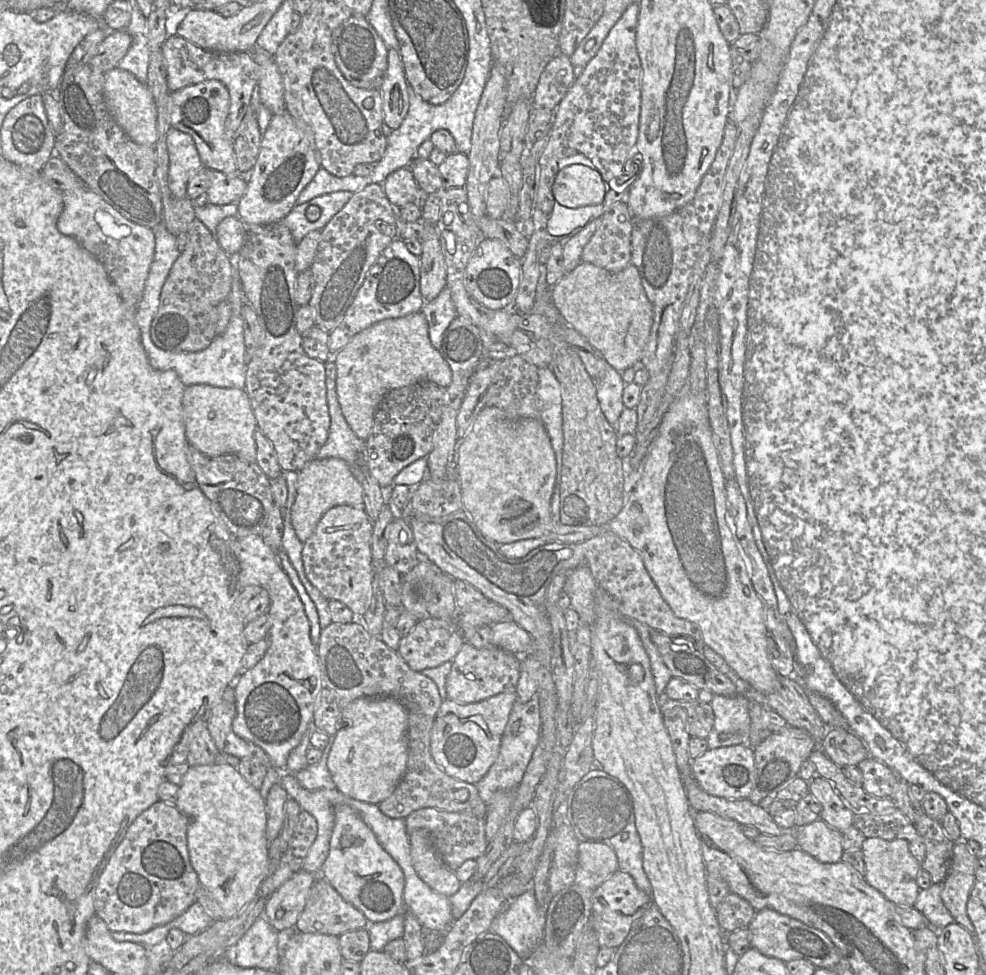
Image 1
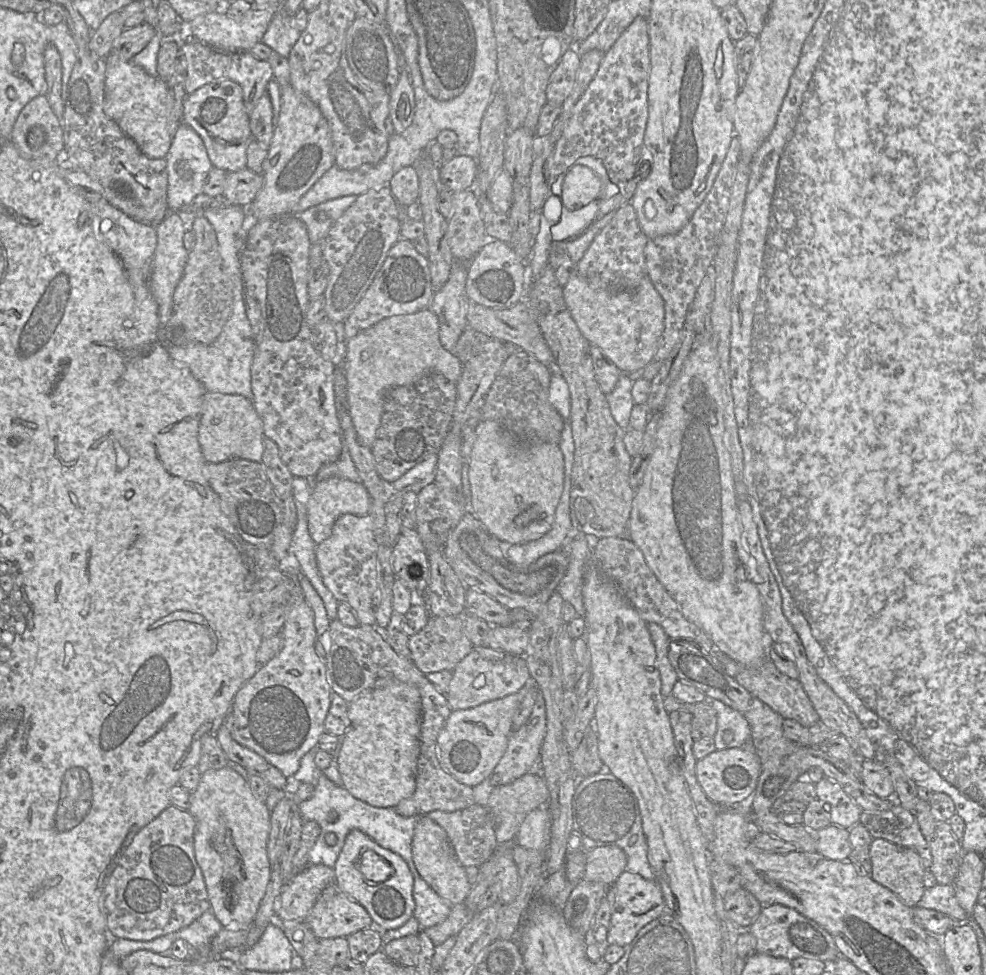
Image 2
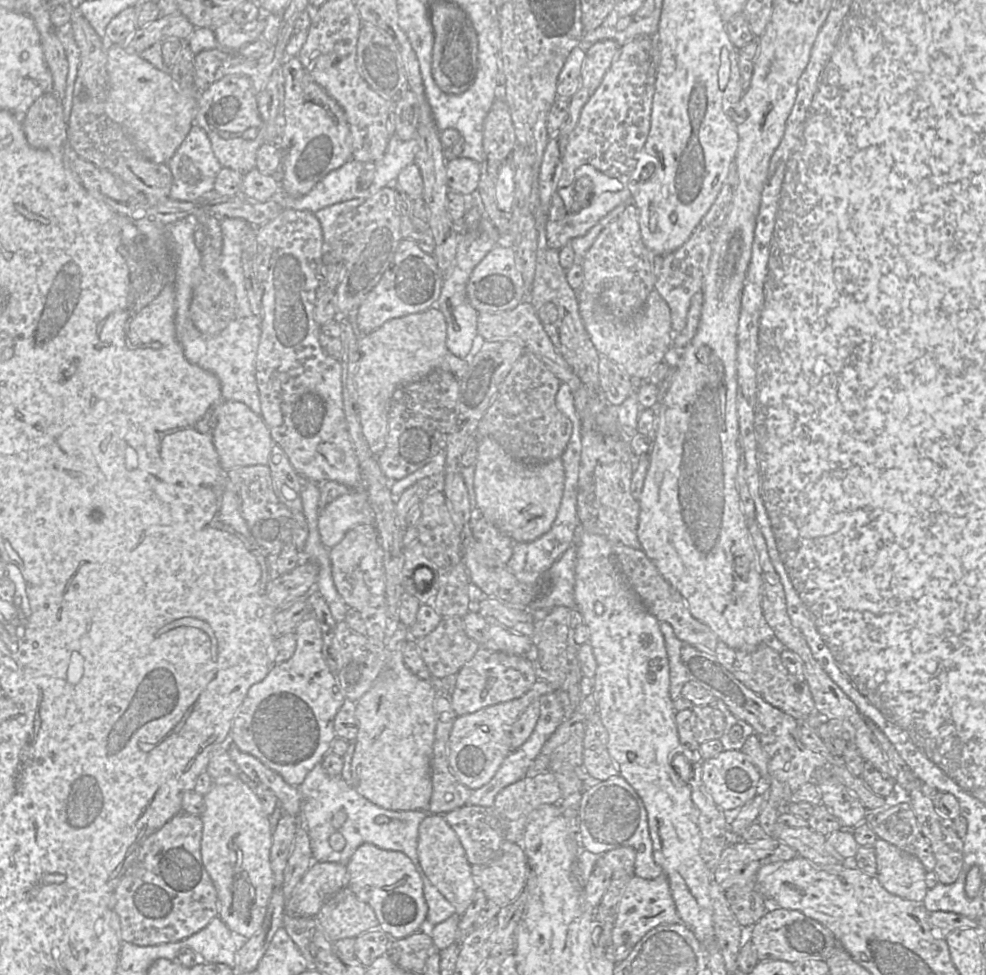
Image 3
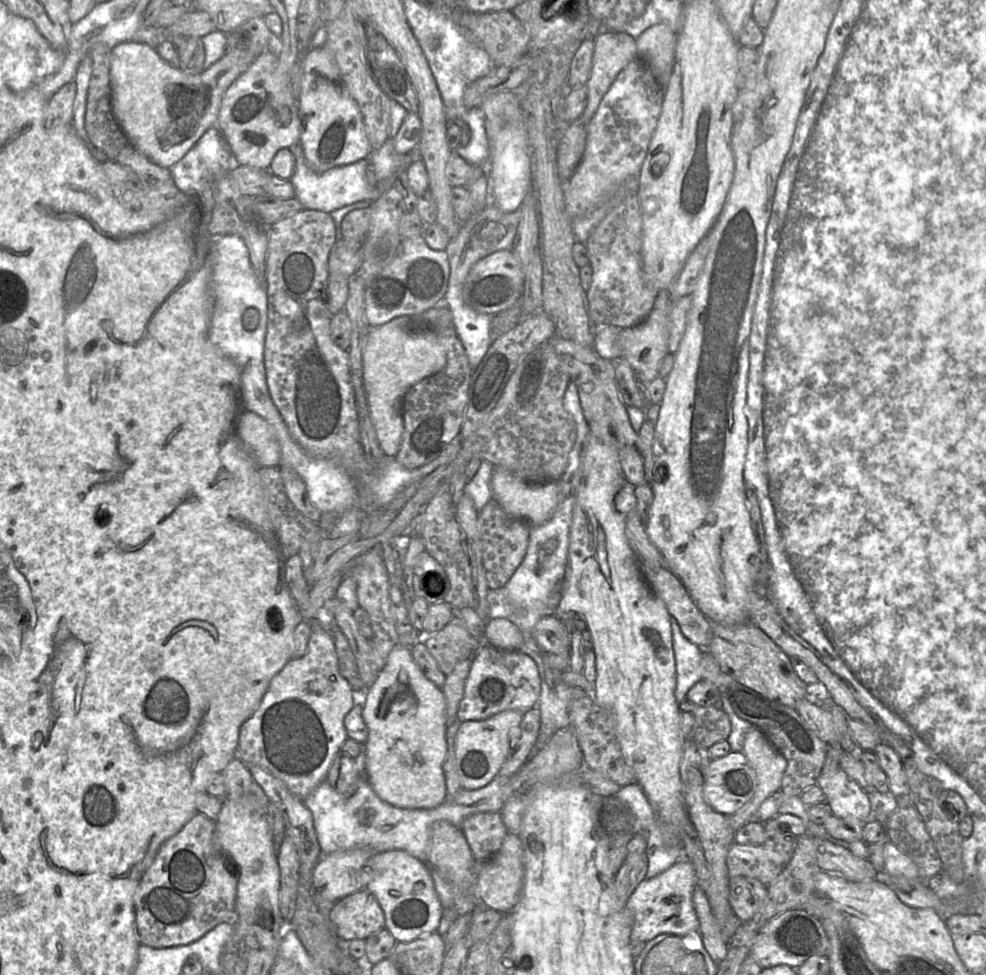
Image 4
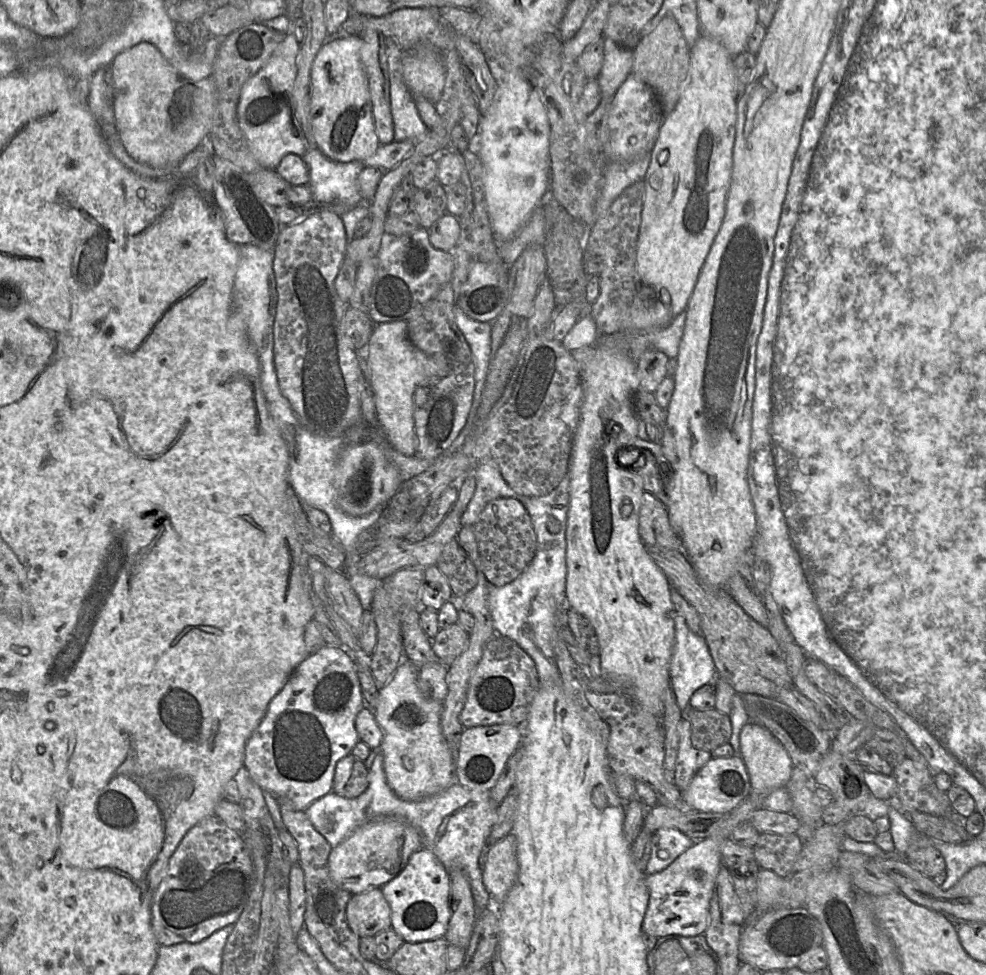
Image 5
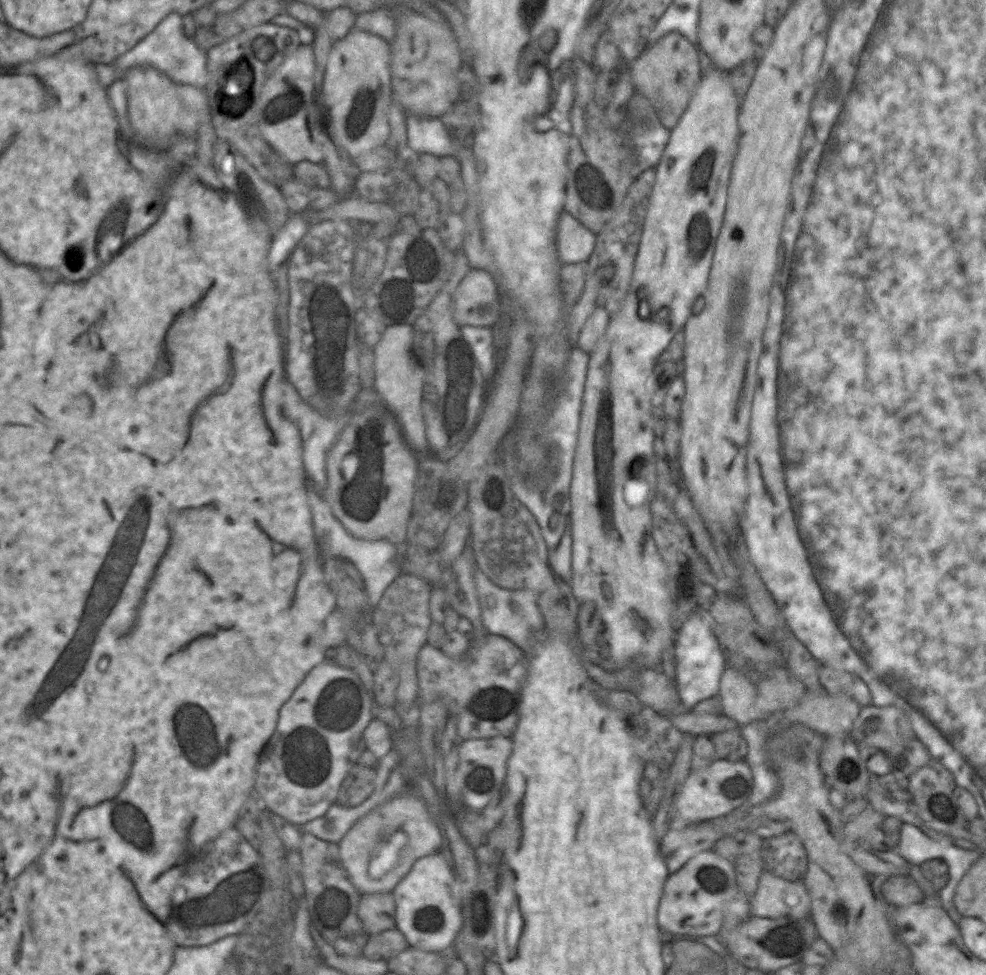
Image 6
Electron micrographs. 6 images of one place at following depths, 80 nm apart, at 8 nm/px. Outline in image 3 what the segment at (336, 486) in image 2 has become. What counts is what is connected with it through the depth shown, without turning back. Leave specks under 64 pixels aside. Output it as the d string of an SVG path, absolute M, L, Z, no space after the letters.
M353 490L320 508L317 525L322 544L331 548L354 527L373 523L374 515L366 492Z

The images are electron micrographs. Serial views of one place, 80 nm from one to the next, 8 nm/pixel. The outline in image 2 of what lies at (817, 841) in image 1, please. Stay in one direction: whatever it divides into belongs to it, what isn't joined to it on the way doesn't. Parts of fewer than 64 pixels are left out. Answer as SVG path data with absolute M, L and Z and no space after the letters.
M833 825L815 832L817 853L827 859L847 861L853 847L849 841L849 829Z

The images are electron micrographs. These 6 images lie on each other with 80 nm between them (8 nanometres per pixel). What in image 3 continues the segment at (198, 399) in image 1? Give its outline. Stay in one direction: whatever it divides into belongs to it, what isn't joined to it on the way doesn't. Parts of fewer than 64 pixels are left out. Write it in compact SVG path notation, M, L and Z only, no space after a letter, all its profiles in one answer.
M221 399L213 410L211 430L220 464L227 471L234 467L267 465L273 440L262 417L242 402Z

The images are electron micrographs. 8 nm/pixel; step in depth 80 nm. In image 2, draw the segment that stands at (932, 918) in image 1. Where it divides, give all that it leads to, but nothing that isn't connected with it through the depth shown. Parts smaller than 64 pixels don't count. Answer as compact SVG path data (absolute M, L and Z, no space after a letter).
M937 884L932 888L926 888L919 901L919 907L939 911L956 922L969 923L969 916L959 905L952 884Z

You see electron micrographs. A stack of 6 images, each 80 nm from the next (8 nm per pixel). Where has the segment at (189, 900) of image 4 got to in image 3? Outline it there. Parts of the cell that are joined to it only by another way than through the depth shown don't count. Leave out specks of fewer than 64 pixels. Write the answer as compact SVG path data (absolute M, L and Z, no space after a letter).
M181 812L138 846L113 895L123 942L147 946L181 941L218 917L217 891L201 857L202 832L199 815Z

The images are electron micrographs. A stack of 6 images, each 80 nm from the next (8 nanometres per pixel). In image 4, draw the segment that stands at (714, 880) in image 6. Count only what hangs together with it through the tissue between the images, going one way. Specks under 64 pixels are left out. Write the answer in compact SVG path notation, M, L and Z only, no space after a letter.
M681 859L657 876L642 880L625 903L625 908L633 917L631 943L647 943L660 934L684 936L690 931L699 930L693 905L697 885L695 868L688 859Z

